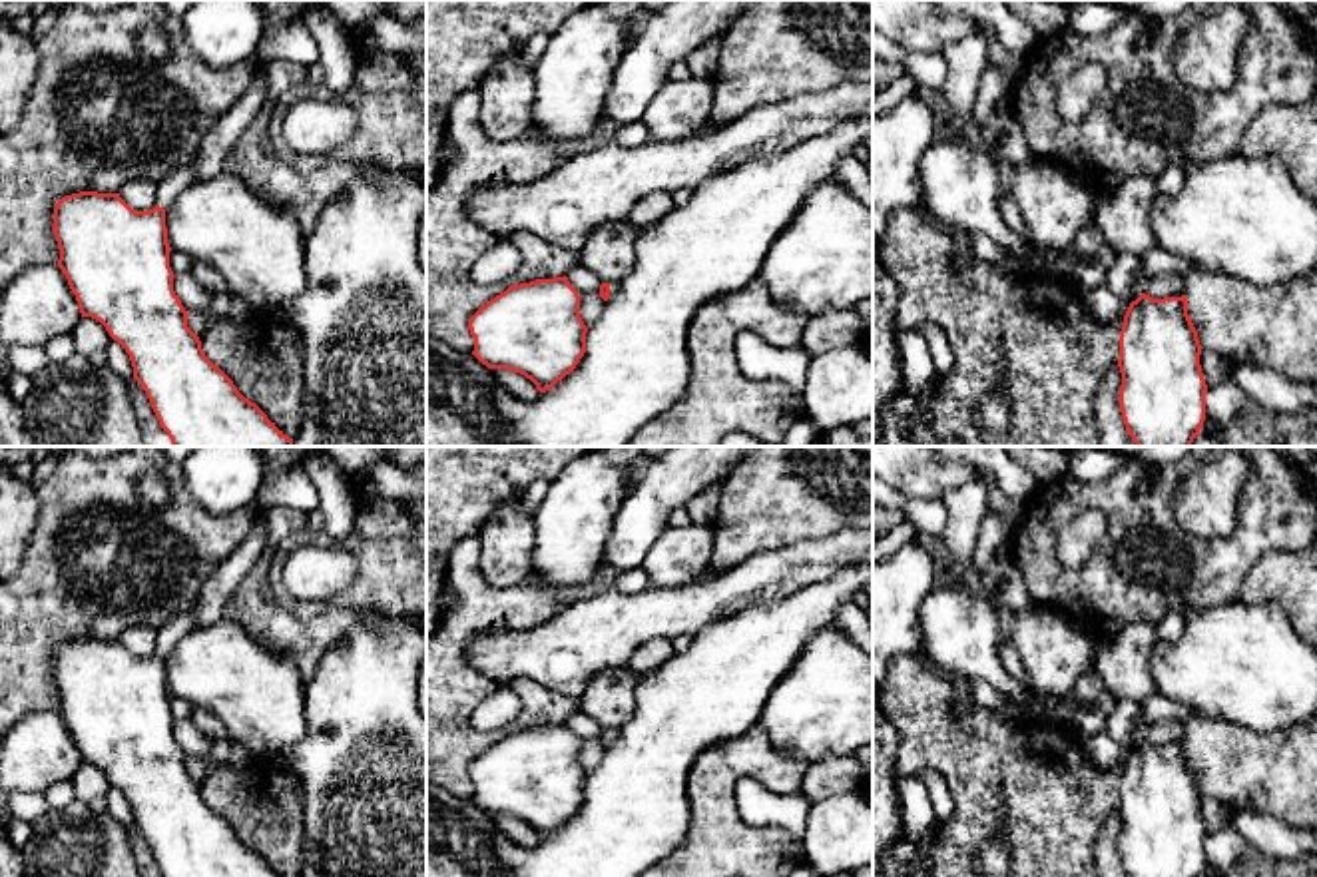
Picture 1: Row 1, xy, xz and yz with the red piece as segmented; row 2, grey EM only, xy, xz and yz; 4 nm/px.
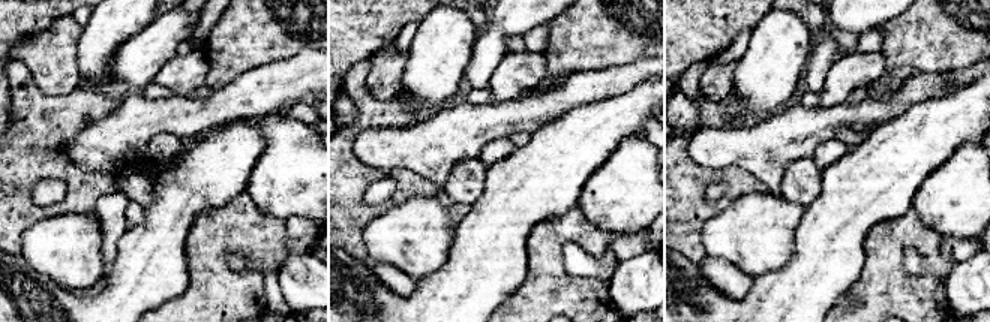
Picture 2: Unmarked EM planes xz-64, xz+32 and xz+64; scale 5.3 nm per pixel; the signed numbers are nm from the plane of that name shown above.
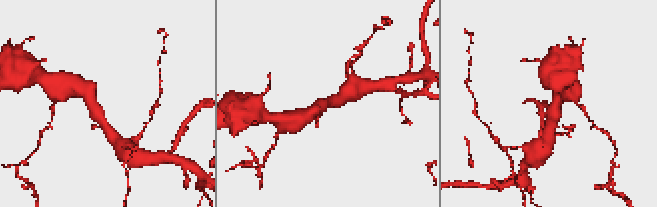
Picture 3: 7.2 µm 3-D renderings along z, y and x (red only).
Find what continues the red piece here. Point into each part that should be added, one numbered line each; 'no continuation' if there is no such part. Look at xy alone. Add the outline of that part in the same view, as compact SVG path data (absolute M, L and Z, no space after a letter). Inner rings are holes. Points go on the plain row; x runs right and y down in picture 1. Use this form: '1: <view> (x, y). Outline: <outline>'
1: xy (170, 634). Outline: M193 608L179 612L159 628L157 652L163 654L165 658L179 644L179 640L195 626Z

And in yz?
no continuation

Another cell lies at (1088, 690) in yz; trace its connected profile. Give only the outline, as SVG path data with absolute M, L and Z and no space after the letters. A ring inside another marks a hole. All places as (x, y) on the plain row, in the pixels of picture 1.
M1092 666L1078 676L1072 688L1072 712L1096 712L1100 700L1108 694L1102 676Z

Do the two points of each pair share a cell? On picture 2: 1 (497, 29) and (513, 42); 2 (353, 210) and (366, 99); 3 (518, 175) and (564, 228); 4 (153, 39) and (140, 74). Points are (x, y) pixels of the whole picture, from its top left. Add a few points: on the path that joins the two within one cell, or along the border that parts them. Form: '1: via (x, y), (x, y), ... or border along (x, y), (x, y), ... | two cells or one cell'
1: border along (522, 35), (513, 35), (507, 39), (507, 51) | two cells
2: via (344, 183), (344, 140), (357, 126) | one cell
3: border along (576, 204), (557, 216), (540, 220), (527, 238) | two cells
4: via (150, 48), (140, 59), (140, 65) | one cell

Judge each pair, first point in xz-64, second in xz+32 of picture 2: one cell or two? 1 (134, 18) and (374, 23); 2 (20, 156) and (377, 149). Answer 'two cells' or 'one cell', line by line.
1: two cells
2: two cells

